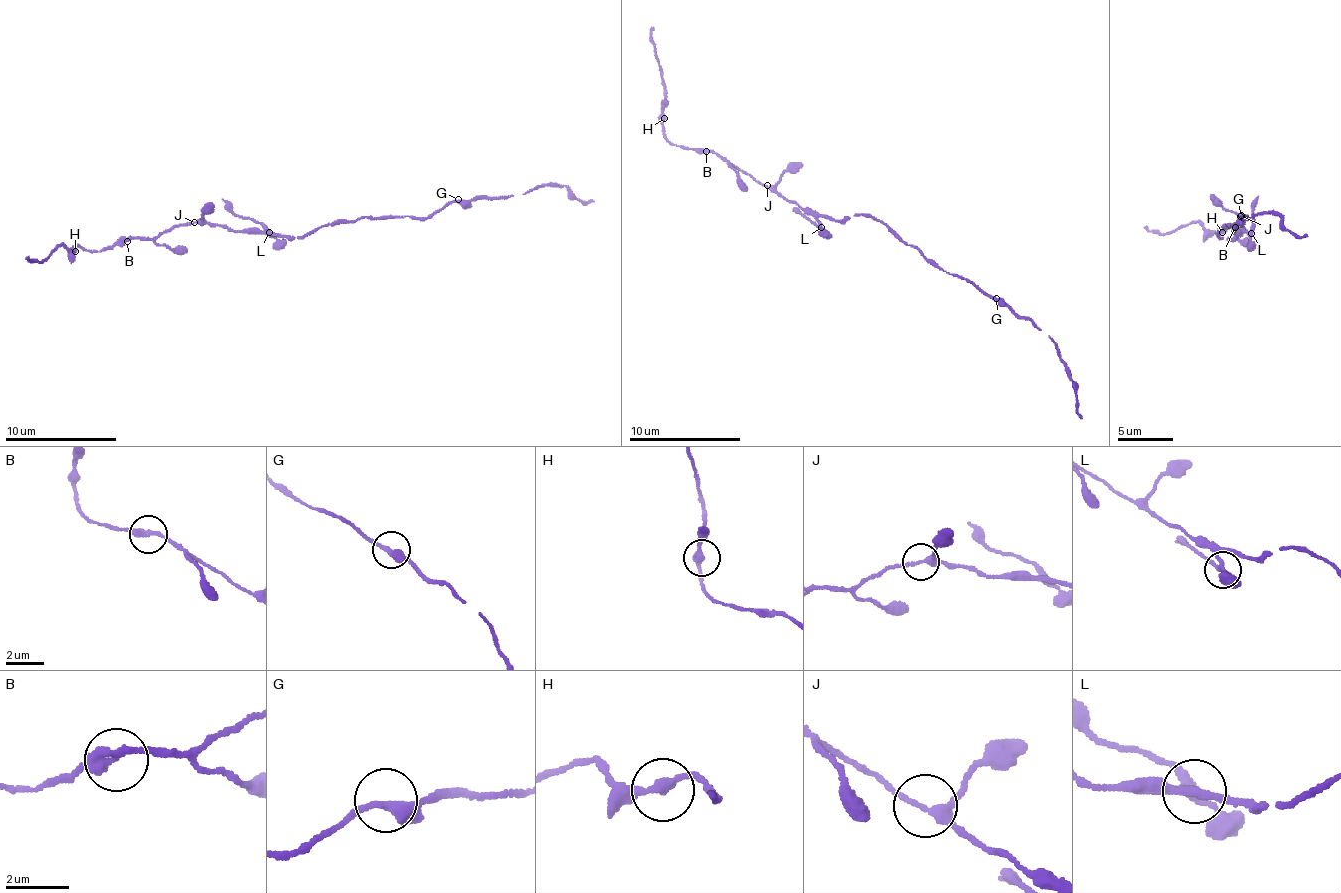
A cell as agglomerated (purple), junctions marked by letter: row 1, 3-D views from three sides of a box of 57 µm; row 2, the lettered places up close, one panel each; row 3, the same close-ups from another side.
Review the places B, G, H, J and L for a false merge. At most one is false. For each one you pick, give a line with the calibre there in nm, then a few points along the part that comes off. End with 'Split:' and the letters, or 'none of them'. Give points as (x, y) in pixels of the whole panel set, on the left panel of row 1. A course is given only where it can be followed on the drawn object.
L: Thickness 200 nm. Course of the part to remove: (268, 232), (235, 212), (222, 198)
Split: L

